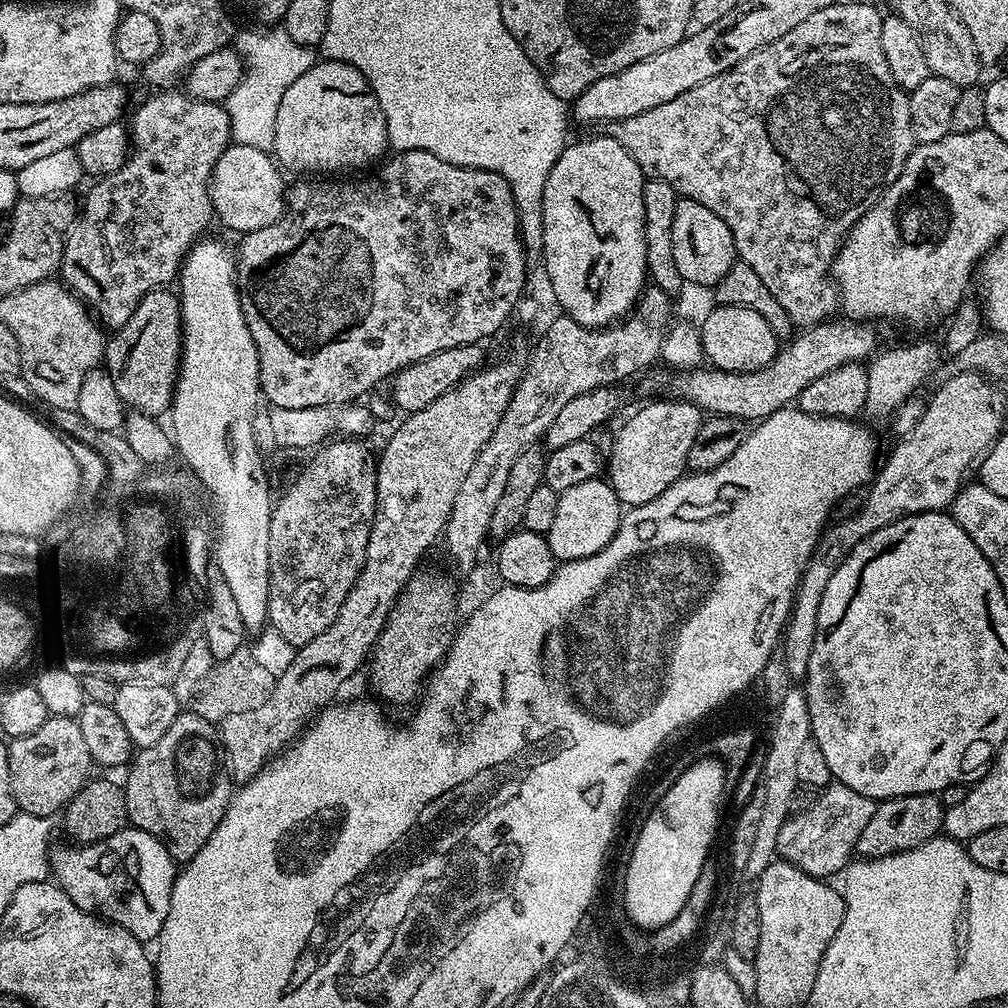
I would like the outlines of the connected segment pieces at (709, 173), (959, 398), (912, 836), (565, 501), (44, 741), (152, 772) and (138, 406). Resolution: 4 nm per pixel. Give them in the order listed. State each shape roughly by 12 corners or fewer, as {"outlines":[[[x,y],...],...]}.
{"outlines":[[[834,2],[607,135],[796,326],[917,145]],[[957,371],[879,465],[864,505],[829,523],[782,633],[808,674],[818,606],[870,534],[943,512],[1002,431],[1000,396]],[[939,795],[877,803],[856,843],[864,858],[914,850],[944,827]],[[607,479],[560,493],[546,533],[560,562],[614,538],[622,505]],[[49,715],[7,749],[17,809],[55,817],[94,768],[79,722]],[[181,711],[122,784],[128,824],[177,862],[234,795],[207,715]],[[161,286],[107,341],[103,363],[129,409],[172,407],[184,330]]]}

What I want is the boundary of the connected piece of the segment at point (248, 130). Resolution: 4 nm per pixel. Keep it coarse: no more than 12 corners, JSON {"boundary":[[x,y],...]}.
{"boundary":[[282,26],[239,31],[232,140],[271,151],[282,94],[317,63]]}

